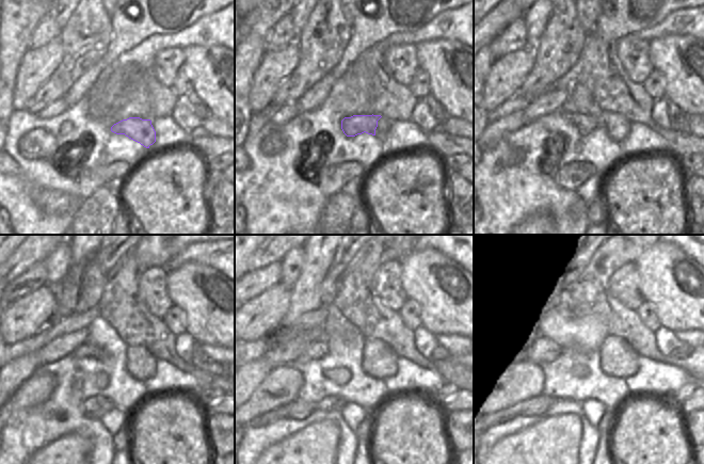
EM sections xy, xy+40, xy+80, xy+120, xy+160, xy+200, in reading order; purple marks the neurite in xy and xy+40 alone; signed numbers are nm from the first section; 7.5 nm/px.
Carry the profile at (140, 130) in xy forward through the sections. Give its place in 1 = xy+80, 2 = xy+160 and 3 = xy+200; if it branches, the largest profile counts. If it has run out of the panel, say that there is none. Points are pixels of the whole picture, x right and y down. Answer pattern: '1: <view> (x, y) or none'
1: xy+80 (586, 125)
2: xy+160 (319, 349)
3: xy+200 (545, 353)

